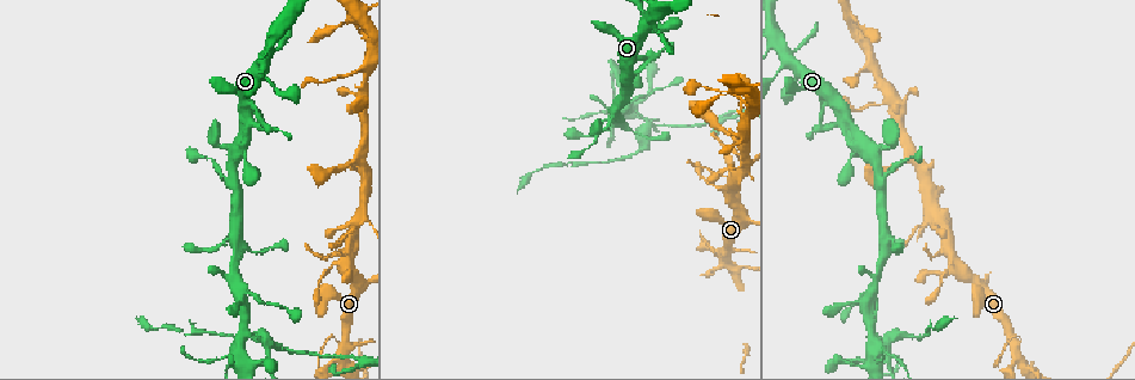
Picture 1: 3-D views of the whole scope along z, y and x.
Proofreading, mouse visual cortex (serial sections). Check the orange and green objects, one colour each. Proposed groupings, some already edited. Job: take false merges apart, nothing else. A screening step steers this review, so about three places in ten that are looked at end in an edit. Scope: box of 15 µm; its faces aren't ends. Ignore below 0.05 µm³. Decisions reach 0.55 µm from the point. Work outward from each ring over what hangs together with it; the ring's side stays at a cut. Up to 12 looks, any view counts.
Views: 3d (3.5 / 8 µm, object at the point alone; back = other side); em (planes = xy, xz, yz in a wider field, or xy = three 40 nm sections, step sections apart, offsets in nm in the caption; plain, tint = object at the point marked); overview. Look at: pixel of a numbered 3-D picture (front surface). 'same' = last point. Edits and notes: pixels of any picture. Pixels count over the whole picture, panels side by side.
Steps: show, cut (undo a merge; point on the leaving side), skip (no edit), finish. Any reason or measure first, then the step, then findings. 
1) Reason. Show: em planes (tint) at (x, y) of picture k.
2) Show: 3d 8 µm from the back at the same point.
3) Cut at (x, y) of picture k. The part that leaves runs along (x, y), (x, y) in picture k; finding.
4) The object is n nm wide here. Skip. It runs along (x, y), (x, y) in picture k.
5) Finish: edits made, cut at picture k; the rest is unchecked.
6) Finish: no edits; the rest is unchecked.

Two arms in line, one across. Show: 3d 3.5 µm at (744, 102) of picture 1.

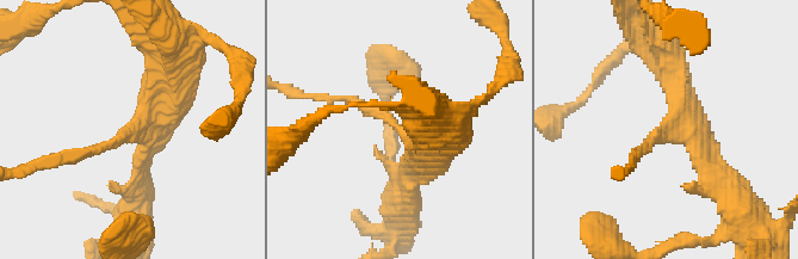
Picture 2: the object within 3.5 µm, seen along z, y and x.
3 arms meet here; the arms are 150, 250, 400 nm wide. Show: em xy step 1 (tint) at (133, 130) of picture 2.

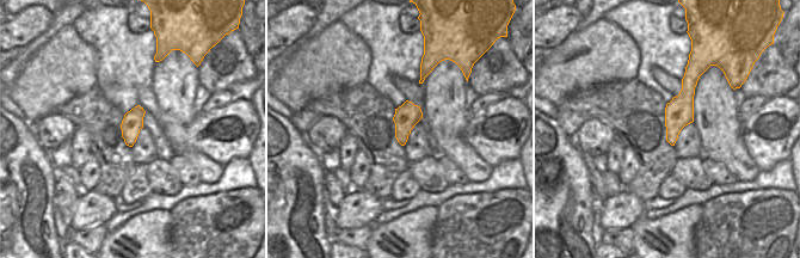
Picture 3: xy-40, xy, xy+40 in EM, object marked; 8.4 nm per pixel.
Show: em xy step 5 (tint) at the same point.

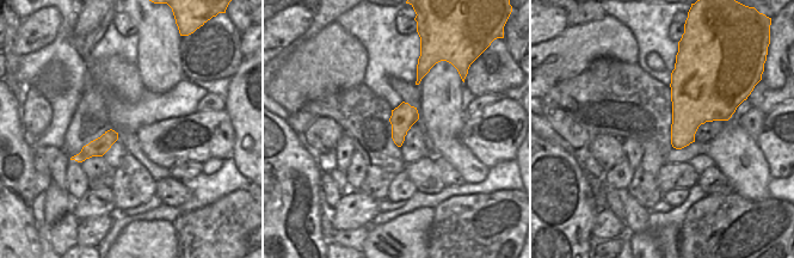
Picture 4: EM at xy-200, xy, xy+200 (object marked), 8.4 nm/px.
Skip. It runs along (140, 159), (154, 122), (99, 148), (67, 152) in picture 2; all the same cell.

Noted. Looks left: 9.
Calibre changes. Show: 3d 3.5 µm at (359, 16) of picture 1.

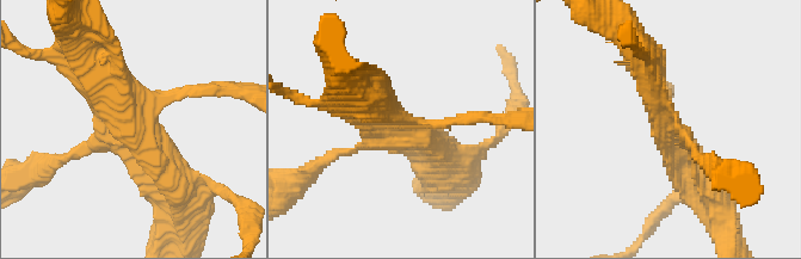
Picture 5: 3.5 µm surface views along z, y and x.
4 arms meet here; the arms are 150, 150, 350, 450 nm wide; shape alone is not enough. Show: em xy step 2 (tint) at (143, 132) of picture 5.

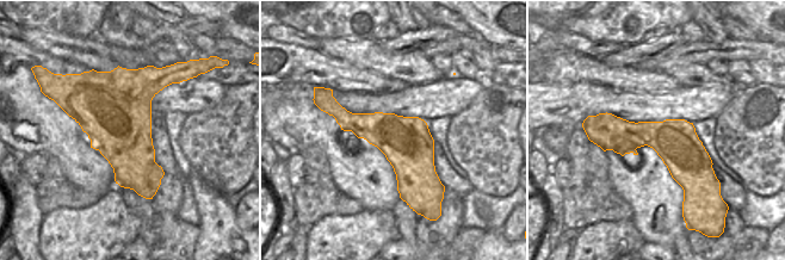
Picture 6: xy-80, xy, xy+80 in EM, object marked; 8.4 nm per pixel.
Skip. Continuous, no second cell.

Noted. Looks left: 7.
Show: 3d 3.5 µm at (614, 107) of picture 1.

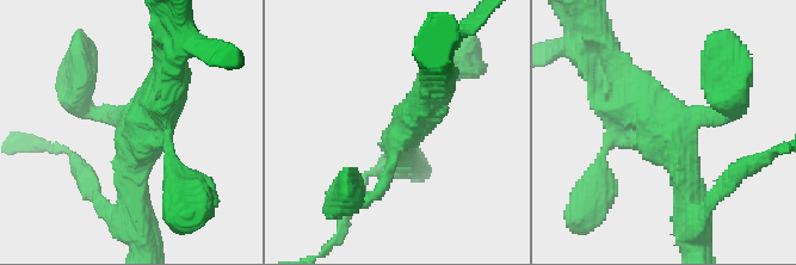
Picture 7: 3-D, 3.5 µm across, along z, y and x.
Need the tissue. Show: em xy step 5 (tint) at (397, 139) of picture 7.

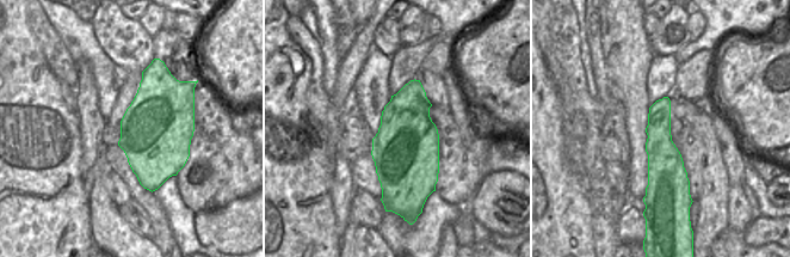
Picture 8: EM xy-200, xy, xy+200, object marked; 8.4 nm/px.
Skip. It runs along (616, 68), (680, 156), (690, 201) in picture 7; all the same cell.

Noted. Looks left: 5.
Sudden change in width. Show: 3d 8 µm at (876, 286) of picture 1.

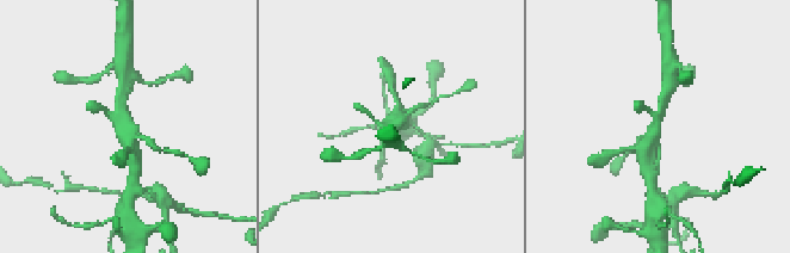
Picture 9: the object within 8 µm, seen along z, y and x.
3 arms meet here; the arms are 200, 200, 350 nm wide. Show: em planes (tint) at (656, 126) of picture 9.

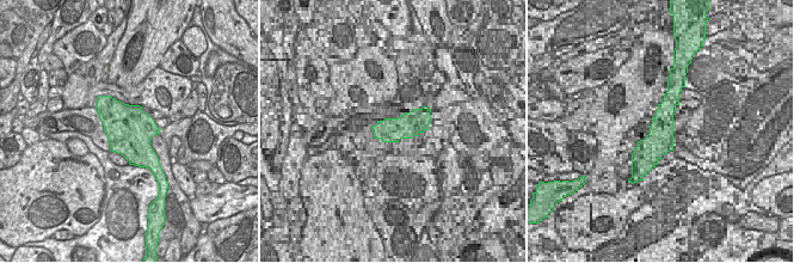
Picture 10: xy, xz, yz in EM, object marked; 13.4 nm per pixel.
The object is 650 nm wide here. Skip. It runs along (667, 91), (645, 155) in picture 9; one cell here.

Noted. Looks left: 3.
Thin arm on a thick one. Show: 3d 3.5 µm at (647, 124) of picture 1.

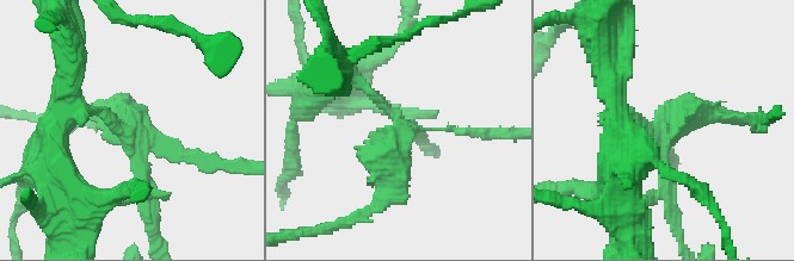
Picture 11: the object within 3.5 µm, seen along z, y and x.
3 arms meet here; the arms are 100, 150, 200 nm wide. Show: em xy step 2 (tint) at (133, 131) of picture 11.

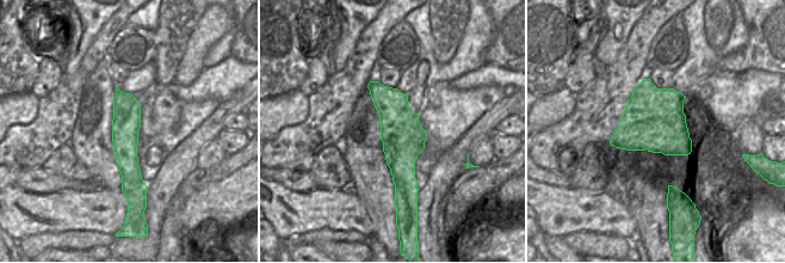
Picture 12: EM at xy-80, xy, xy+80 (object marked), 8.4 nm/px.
Cut at (383, 148) of picture 11. The part that leaves runs along (399, 123), (388, 197), (355, 218) in picture 11; a second cell is stuck on.

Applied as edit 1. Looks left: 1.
Finish: edits made, cut at picture 11; the rest is unchecked.

